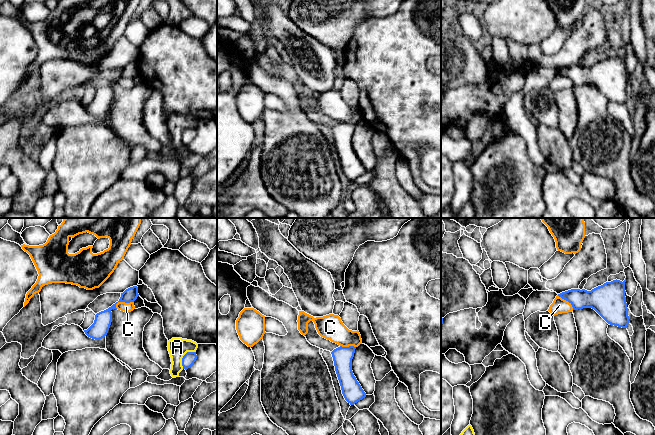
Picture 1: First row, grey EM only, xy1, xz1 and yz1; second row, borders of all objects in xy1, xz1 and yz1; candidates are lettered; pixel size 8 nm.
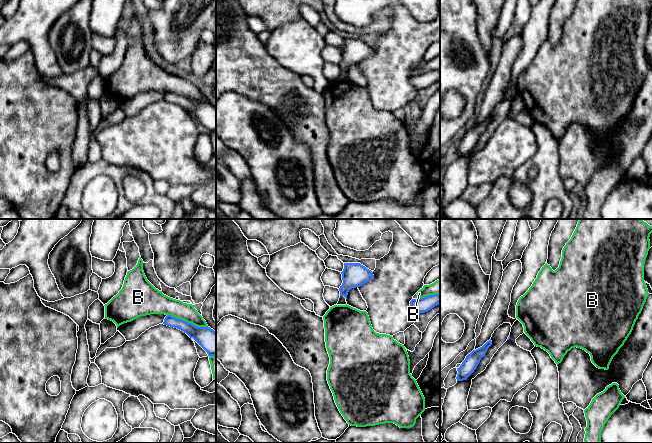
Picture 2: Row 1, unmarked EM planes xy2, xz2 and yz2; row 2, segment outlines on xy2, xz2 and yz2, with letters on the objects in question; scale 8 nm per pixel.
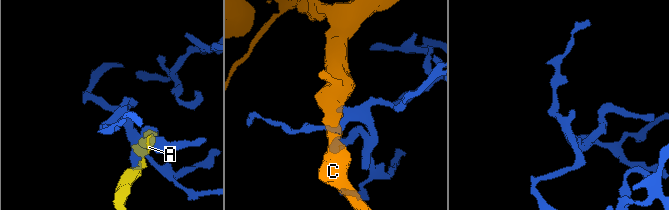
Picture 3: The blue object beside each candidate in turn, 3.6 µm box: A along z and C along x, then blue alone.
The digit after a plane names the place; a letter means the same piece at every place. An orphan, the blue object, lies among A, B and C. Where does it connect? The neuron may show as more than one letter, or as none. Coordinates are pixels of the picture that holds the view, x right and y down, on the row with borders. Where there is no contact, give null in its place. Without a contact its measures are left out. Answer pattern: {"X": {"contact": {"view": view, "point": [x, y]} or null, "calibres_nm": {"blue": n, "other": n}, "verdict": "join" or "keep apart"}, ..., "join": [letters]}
{"A": {"contact": {"view": "xy1", "point": [183, 356]}, "calibres_nm": {"blue": 100, "other": 160}, "verdict": "keep apart"}, "B": {"contact": {"view": "xy2", "point": [187, 322]}, "calibres_nm": {"blue": 180, "other": 160}, "verdict": "keep apart"}, "C": {"contact": {"view": "xy1", "point": [123, 301]}, "calibres_nm": {"blue": 140, "other": 80}, "verdict": "keep apart"}, "join": []}

